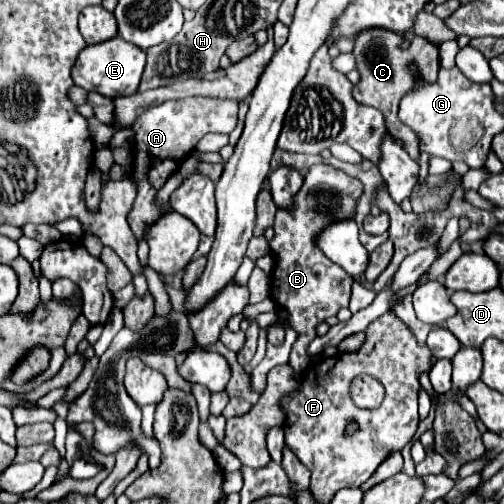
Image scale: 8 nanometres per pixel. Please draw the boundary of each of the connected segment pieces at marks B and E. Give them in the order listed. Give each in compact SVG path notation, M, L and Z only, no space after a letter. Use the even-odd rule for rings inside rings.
M314 164L310 166L300 192L294 196L296 208L292 204L290 208L278 208L276 212L276 220L274 220L276 234L268 242L274 258L272 298L280 306L280 310L288 312L286 322L292 330L296 330L298 336L314 338L316 326L326 318L336 316L340 308L348 306L348 302L350 302L348 308L352 312L358 312L366 308L376 296L376 292L364 288L350 274L346 274L344 268L328 260L316 244L324 228L340 220L352 220L356 216L356 204L360 196L362 196L360 180L346 176L342 170L336 170L334 166ZM350 292L352 292L352 300L350 300Z
M116 36L108 42L86 46L78 54L78 60L72 68L72 78L76 86L84 90L94 90L106 98L130 96L130 94L136 94L138 90L144 64L146 64L146 52L130 42L124 42L120 36Z

